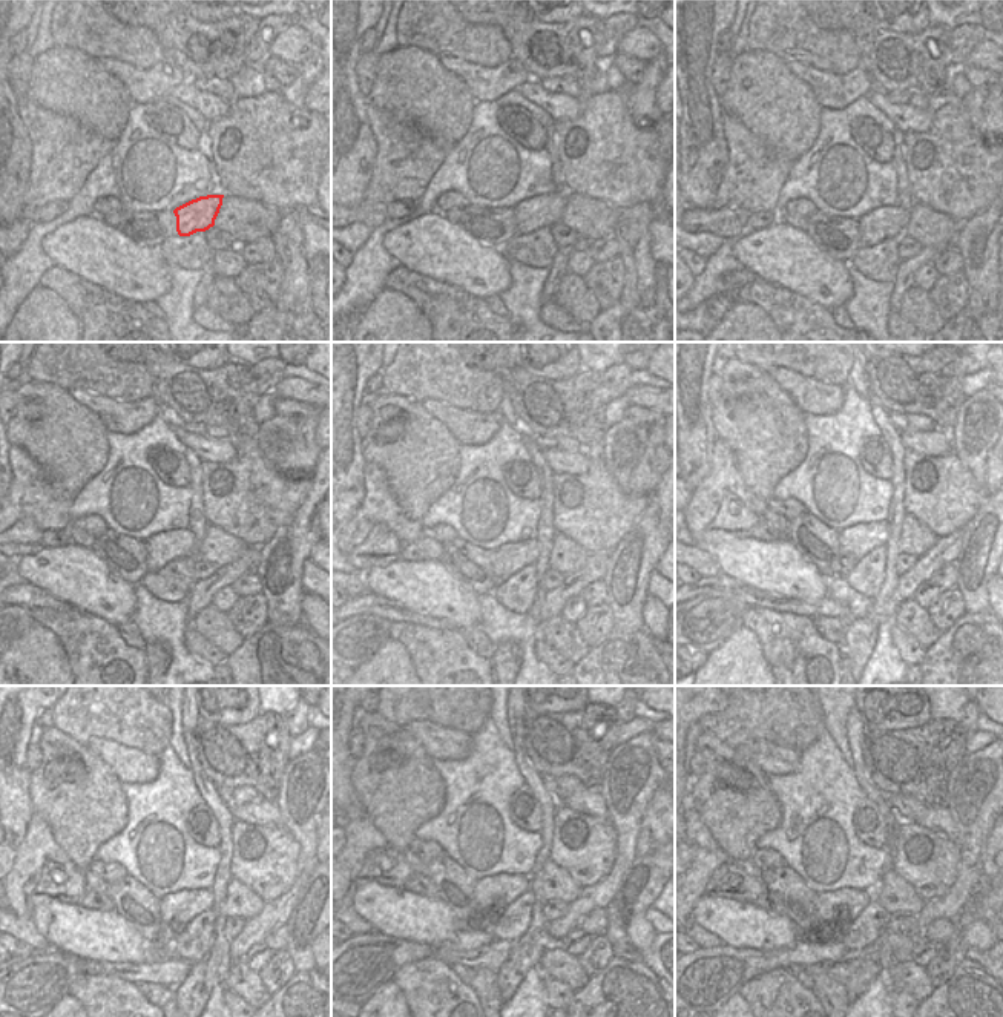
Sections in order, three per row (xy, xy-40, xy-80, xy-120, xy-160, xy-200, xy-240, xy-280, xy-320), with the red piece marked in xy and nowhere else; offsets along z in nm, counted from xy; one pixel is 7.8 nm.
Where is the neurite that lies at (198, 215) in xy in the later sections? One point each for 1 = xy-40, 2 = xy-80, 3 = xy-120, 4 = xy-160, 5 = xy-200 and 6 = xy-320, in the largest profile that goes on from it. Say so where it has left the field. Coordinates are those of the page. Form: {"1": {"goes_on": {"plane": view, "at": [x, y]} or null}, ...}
{"1": {"goes_on": {"plane": "xy-40", "at": [545, 210]}}, "2": {"goes_on": {"plane": "xy-80", "at": [881, 223]}}, "3": {"goes_on": {"plane": "xy-120", "at": [186, 556]}}, "4": {"goes_on": {"plane": "xy-160", "at": [506, 560]}}, "5": {"goes_on": {"plane": "xy-200", "at": [850, 560]}}, "6": {"goes_on": {"plane": "xy-320", "at": [835, 910]}}}

